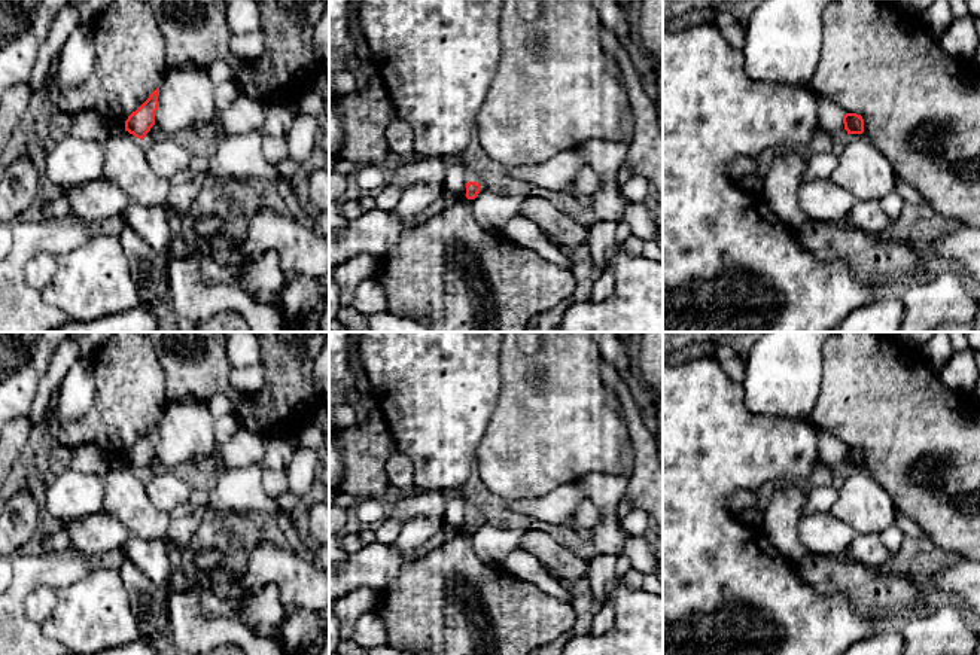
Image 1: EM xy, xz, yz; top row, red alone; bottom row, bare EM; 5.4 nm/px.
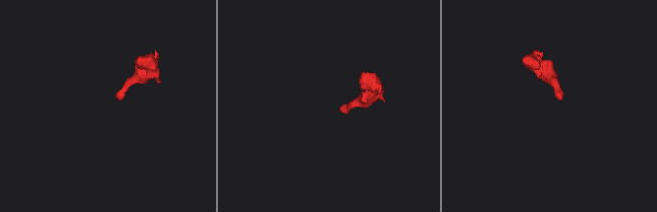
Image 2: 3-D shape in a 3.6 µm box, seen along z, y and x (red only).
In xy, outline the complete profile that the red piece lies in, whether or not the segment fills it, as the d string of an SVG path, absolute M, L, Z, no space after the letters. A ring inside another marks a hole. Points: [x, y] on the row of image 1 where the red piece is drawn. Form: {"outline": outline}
{"outline": "M159 86L150 94L150 97L125 121L125 131L134 137L144 140L146 134L155 125L155 115L159 106L158 101Z"}

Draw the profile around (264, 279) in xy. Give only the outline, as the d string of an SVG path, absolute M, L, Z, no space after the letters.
M267 252L258 261L250 262L247 272L241 277L241 283L256 302L273 305L281 311L279 301L287 281L276 252Z

